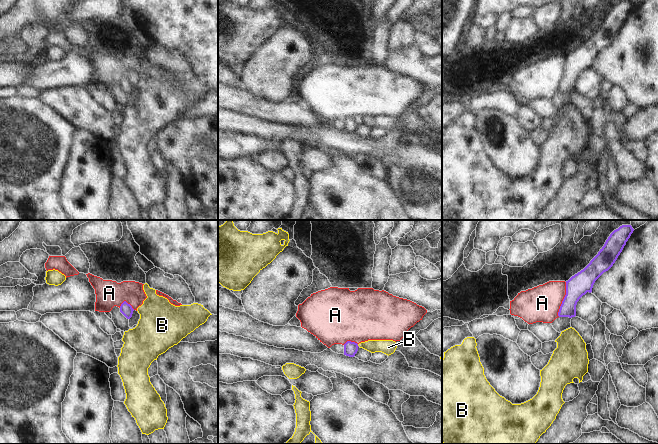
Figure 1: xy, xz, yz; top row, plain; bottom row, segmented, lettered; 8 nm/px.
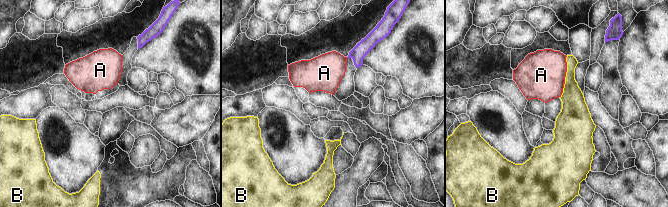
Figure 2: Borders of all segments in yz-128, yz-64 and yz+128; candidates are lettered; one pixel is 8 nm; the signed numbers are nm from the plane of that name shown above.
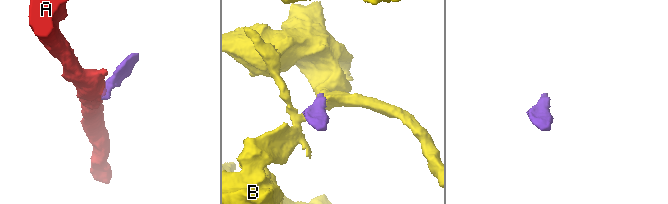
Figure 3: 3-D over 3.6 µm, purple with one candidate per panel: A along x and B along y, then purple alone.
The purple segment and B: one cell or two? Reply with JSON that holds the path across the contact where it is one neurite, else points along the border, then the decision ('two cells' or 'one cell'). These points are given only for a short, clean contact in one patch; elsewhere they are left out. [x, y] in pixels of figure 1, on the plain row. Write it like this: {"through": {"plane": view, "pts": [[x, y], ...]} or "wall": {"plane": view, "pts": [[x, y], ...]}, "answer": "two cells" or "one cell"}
{"through": {"plane": "xz", "pts": [[350, 124], [357, 121], [388, 123]]}, "answer": "one cell"}

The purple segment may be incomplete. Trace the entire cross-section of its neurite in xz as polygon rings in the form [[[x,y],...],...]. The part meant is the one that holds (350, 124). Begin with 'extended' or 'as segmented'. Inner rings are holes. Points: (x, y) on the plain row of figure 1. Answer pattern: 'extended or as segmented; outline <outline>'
extended; outline [[[368,116],[359,120],[347,117],[344,120],[344,131],[354,133],[359,123],[371,129],[382,128],[389,132],[395,128],[397,119],[393,116]]]

